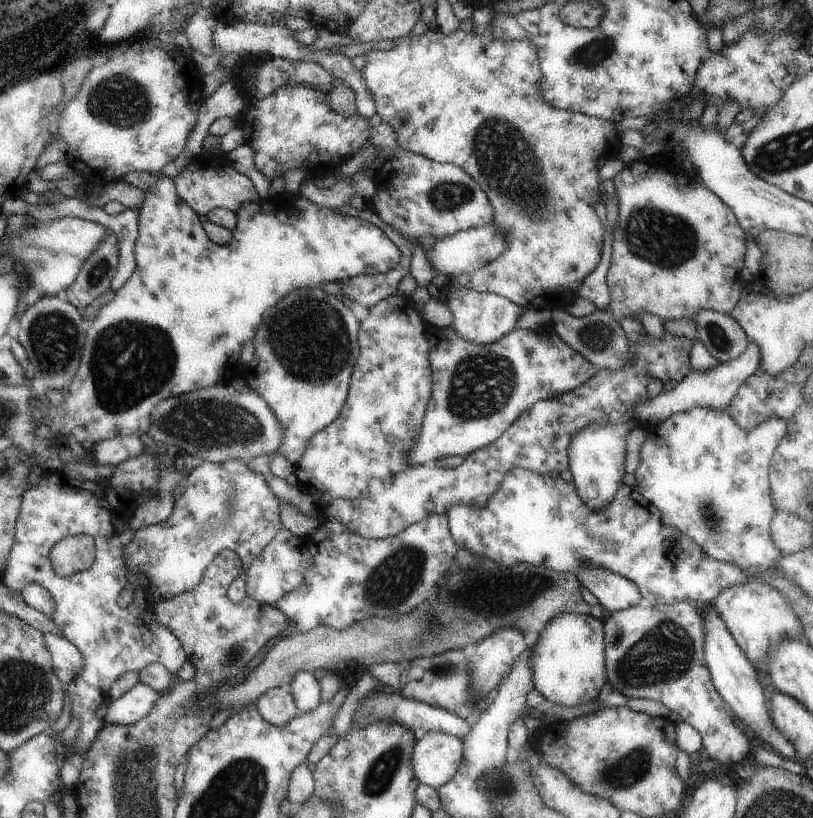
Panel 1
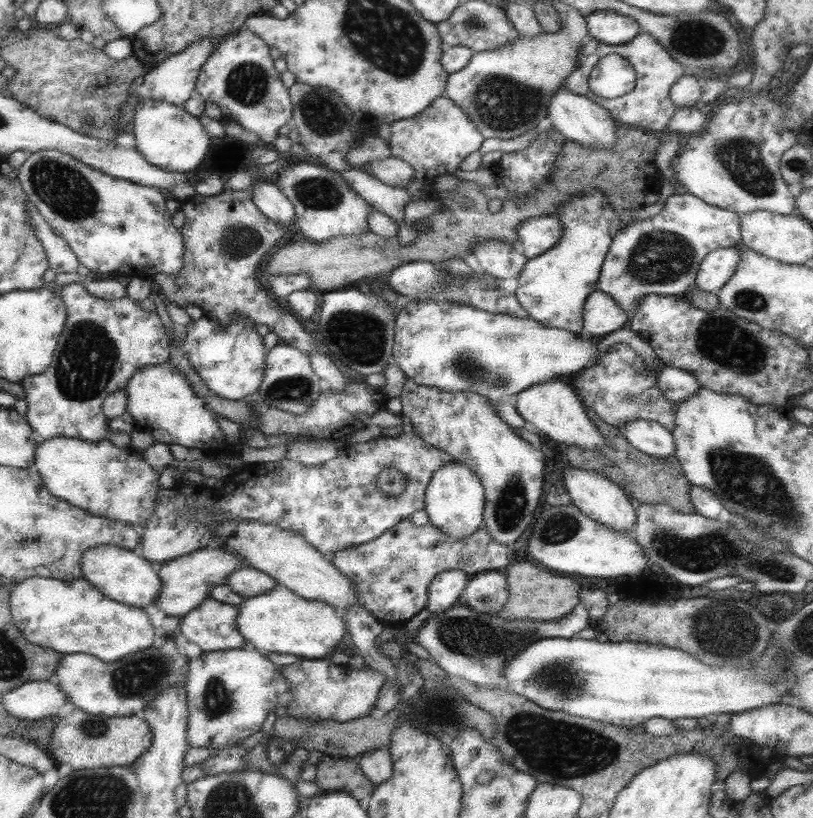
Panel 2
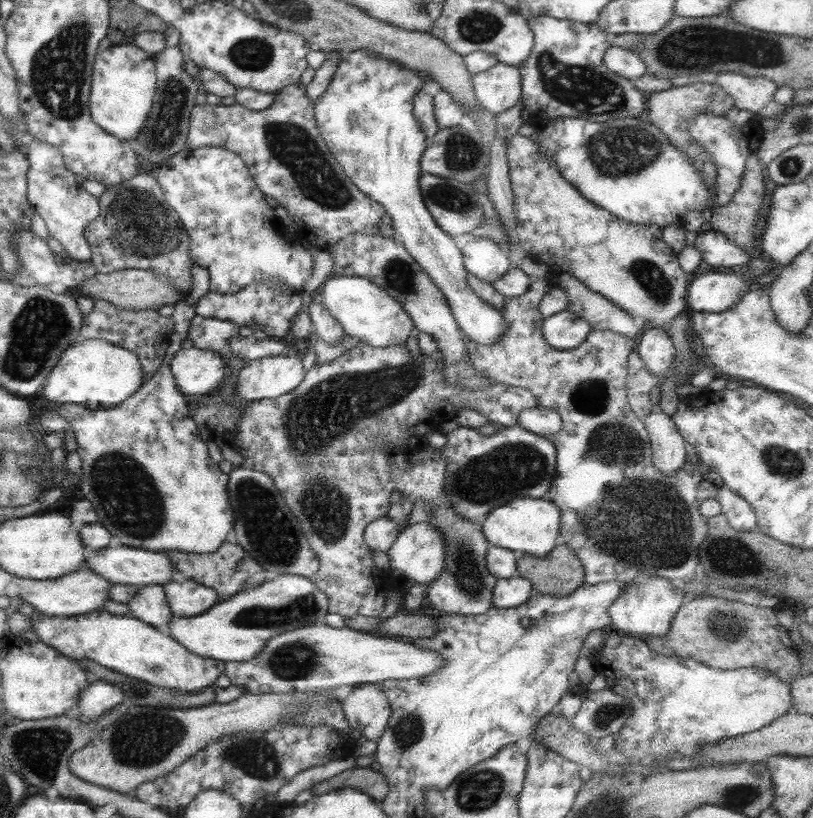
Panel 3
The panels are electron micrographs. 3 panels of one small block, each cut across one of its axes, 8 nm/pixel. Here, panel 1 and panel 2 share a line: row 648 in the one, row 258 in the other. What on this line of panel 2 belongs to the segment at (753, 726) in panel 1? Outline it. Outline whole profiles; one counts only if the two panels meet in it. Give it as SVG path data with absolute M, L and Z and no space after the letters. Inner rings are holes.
M721 248L709 252L695 274L695 286L707 294L719 294L719 290L729 282L737 264L741 260L741 248Z

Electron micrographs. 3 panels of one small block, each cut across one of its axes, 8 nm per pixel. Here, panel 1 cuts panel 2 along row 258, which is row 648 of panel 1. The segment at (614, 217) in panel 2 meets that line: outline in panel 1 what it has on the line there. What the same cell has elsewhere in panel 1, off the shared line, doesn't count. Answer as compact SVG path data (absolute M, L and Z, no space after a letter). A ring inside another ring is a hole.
M561 612L557 618L549 620L541 634L533 640L535 646L529 660L533 690L537 690L545 700L561 706L591 702L601 690L607 690L603 626L605 622L591 614L579 616L573 612Z

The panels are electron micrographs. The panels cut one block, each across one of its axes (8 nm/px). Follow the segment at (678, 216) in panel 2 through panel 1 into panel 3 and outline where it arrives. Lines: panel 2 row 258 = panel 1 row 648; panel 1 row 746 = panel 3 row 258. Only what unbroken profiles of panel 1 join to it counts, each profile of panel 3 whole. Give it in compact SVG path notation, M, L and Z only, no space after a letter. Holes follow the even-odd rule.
M713 230L697 234L695 250L701 252L701 262L707 266L739 266L751 262L743 248L735 246L733 240L729 240L725 234Z

